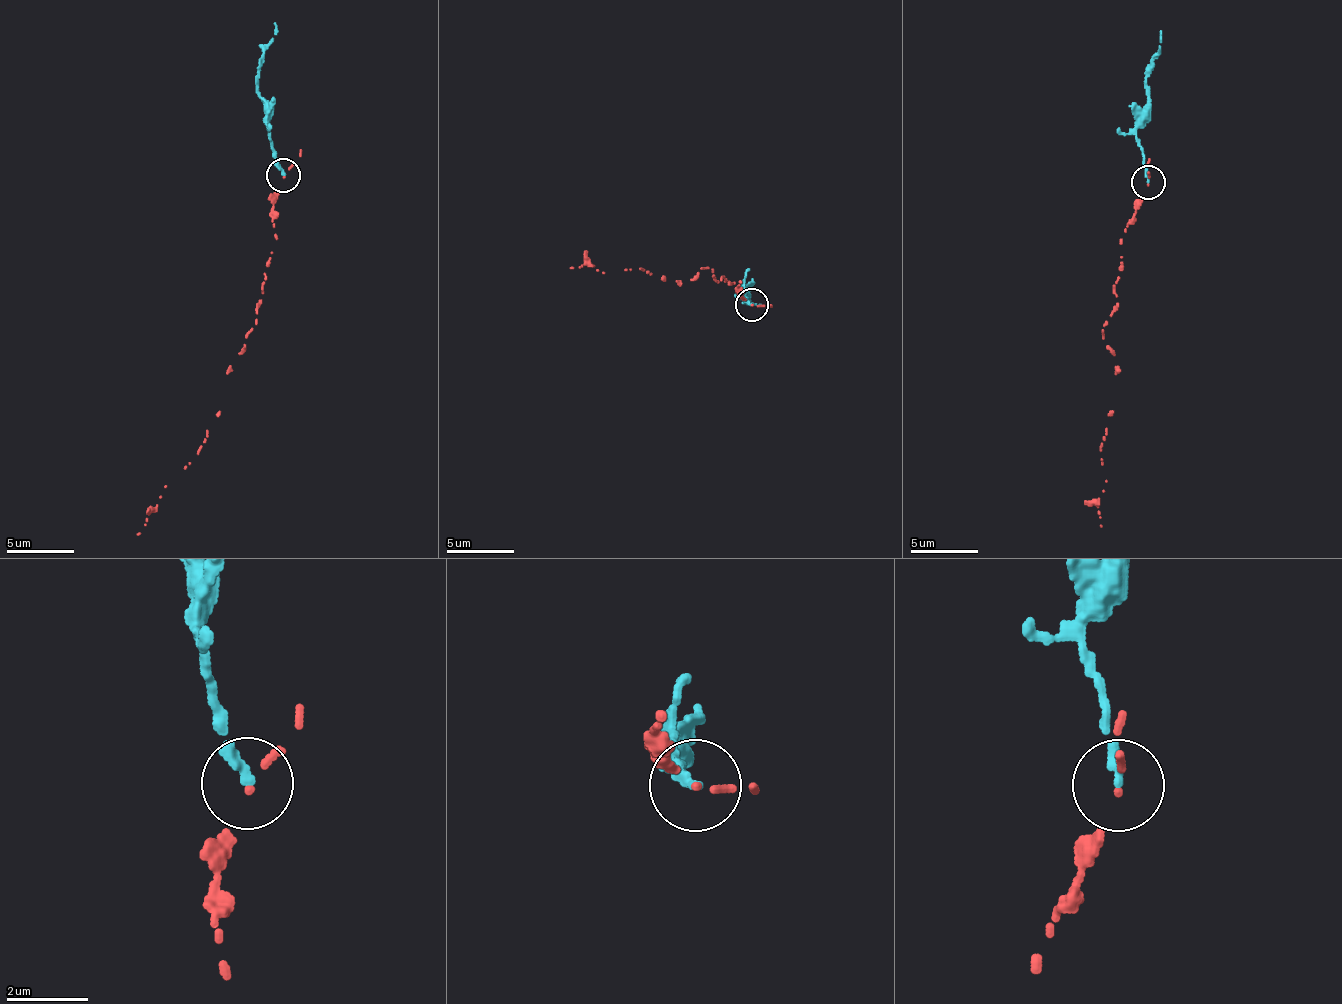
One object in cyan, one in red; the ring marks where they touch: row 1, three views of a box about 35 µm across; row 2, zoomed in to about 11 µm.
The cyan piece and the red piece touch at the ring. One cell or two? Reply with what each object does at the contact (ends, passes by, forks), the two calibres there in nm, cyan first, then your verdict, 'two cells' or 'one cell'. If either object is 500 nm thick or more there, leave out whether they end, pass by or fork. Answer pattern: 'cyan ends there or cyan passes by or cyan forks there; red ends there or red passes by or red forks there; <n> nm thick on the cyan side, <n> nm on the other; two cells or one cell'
cyan ends there; red ends there; 280 nm thick on the cyan side, 140 nm on the other; two cells

